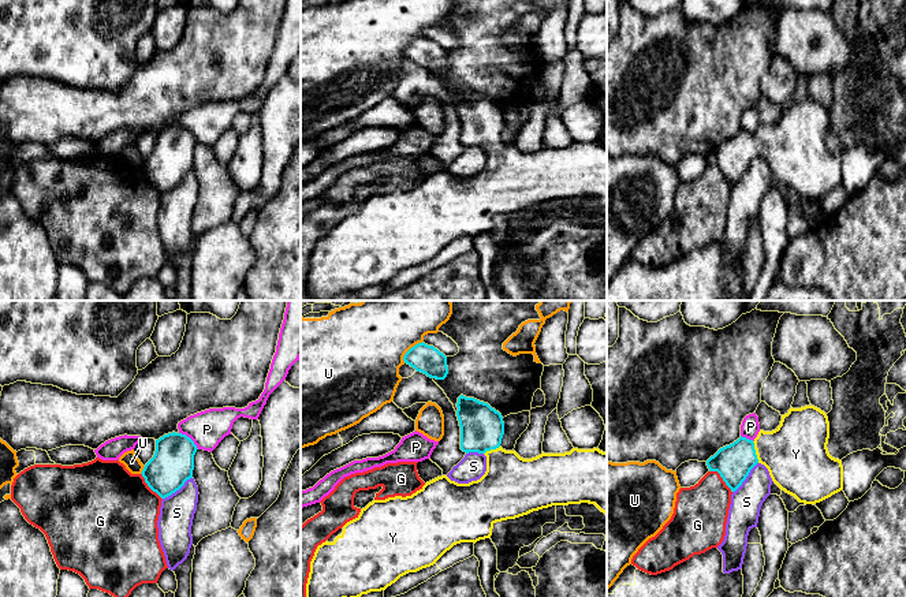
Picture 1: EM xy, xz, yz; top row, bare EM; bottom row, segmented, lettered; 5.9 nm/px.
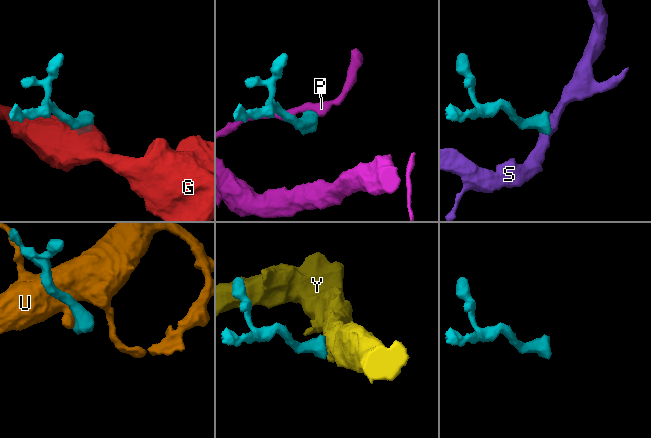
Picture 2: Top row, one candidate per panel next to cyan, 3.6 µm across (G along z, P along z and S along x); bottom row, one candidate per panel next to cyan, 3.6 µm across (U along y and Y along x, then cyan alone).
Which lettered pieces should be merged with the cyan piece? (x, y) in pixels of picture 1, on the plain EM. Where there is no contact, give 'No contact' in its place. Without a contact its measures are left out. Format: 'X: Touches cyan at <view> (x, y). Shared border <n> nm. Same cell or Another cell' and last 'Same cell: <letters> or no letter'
G: Touches cyan at yz (722, 171). Shared border 190 nm. Another cell
P: Touches cyan at xy (190, 133). Shared border 160 nm. Another cell
S: Touches cyan at xy (176, 183). Shared border 220 nm. Another cell
U: Touches cyan at xz (409, 44). Shared border 180 nm. Another cell
Y: Touches cyan at yz (754, 146). Shared border 130 nm. Same cell
Same cell: Y

